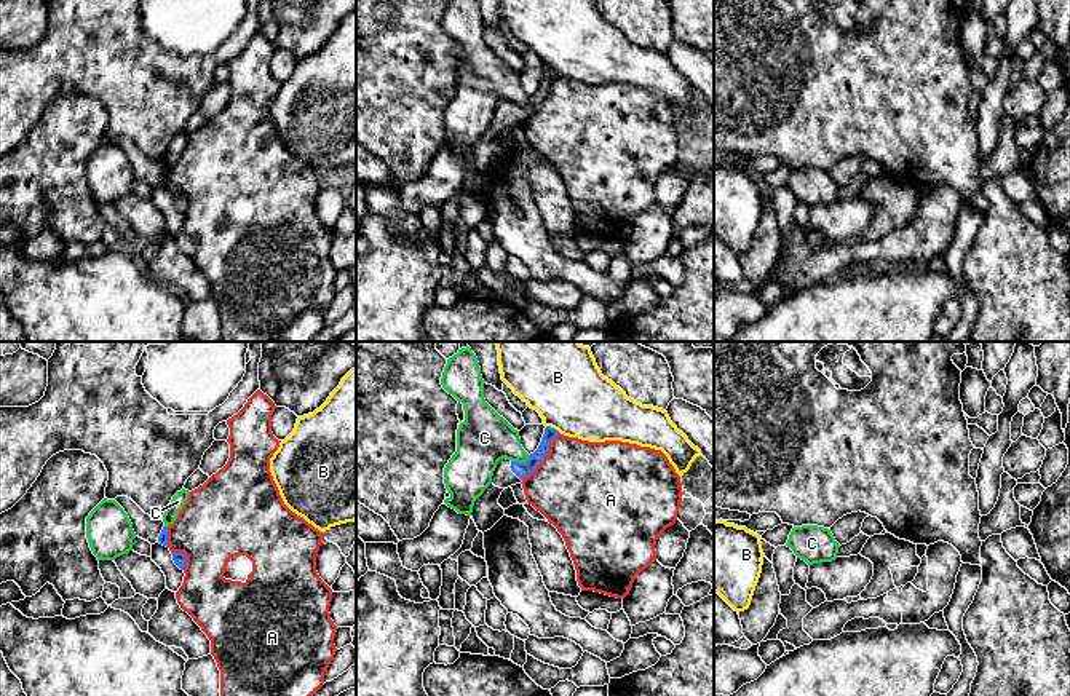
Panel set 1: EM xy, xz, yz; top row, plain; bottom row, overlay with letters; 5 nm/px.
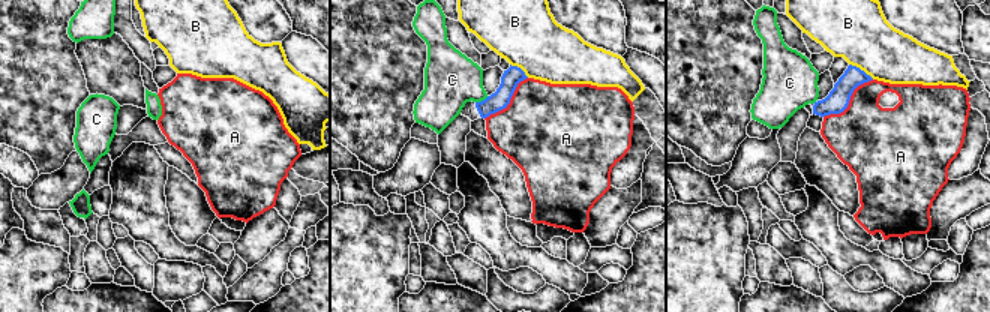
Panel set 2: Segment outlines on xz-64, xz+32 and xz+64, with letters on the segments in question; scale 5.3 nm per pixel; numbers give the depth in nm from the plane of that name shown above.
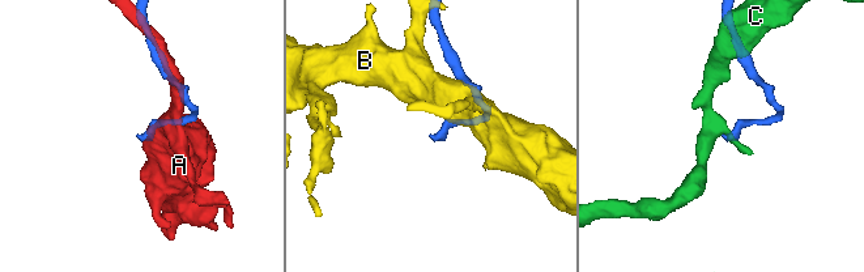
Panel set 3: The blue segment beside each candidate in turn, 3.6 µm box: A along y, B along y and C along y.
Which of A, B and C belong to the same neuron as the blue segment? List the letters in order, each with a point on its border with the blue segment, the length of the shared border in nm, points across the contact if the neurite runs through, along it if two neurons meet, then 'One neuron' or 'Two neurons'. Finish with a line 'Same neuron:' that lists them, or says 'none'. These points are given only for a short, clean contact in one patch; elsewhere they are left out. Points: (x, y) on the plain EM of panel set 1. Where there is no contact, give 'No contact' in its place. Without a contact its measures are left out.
A: Touches blue at xz (545, 98). Shared border 320 nm. Two neurons
B: Touches blue at xz (553, 71). Shared border 90 nm. Two neurons
C: Touches blue at xz (521, 106). Shared border 100 nm. Boundary: xz (529, 98), (524, 104), (511, 104). Two neurons
Same neuron: none

